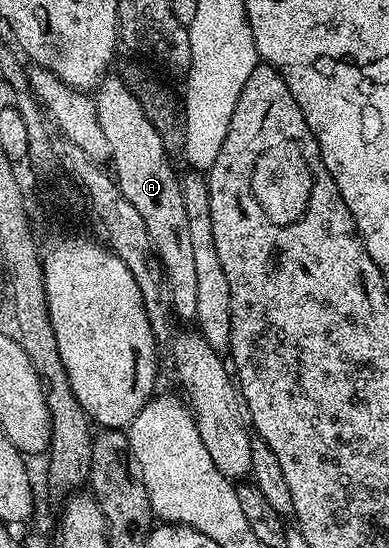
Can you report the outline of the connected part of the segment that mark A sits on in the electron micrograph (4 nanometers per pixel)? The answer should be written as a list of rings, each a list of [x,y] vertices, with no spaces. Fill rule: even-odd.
[[[108,74],[96,85],[94,99],[98,110],[99,125],[106,134],[106,142],[110,146],[110,165],[114,173],[116,184],[122,190],[122,194],[132,203],[134,210],[142,217],[142,223],[146,226],[146,234],[150,234],[152,249],[156,257],[160,259],[160,265],[164,267],[164,275],[168,277],[170,294],[172,295],[172,311],[188,322],[195,321],[198,310],[198,274],[194,263],[194,249],[190,243],[190,221],[186,219],[186,206],[182,202],[182,190],[180,189],[181,177],[176,176],[172,169],[173,157],[166,150],[162,138],[158,138],[158,130],[154,130],[154,122],[146,118],[146,110],[134,98],[134,94],[125,86],[119,75]]]

